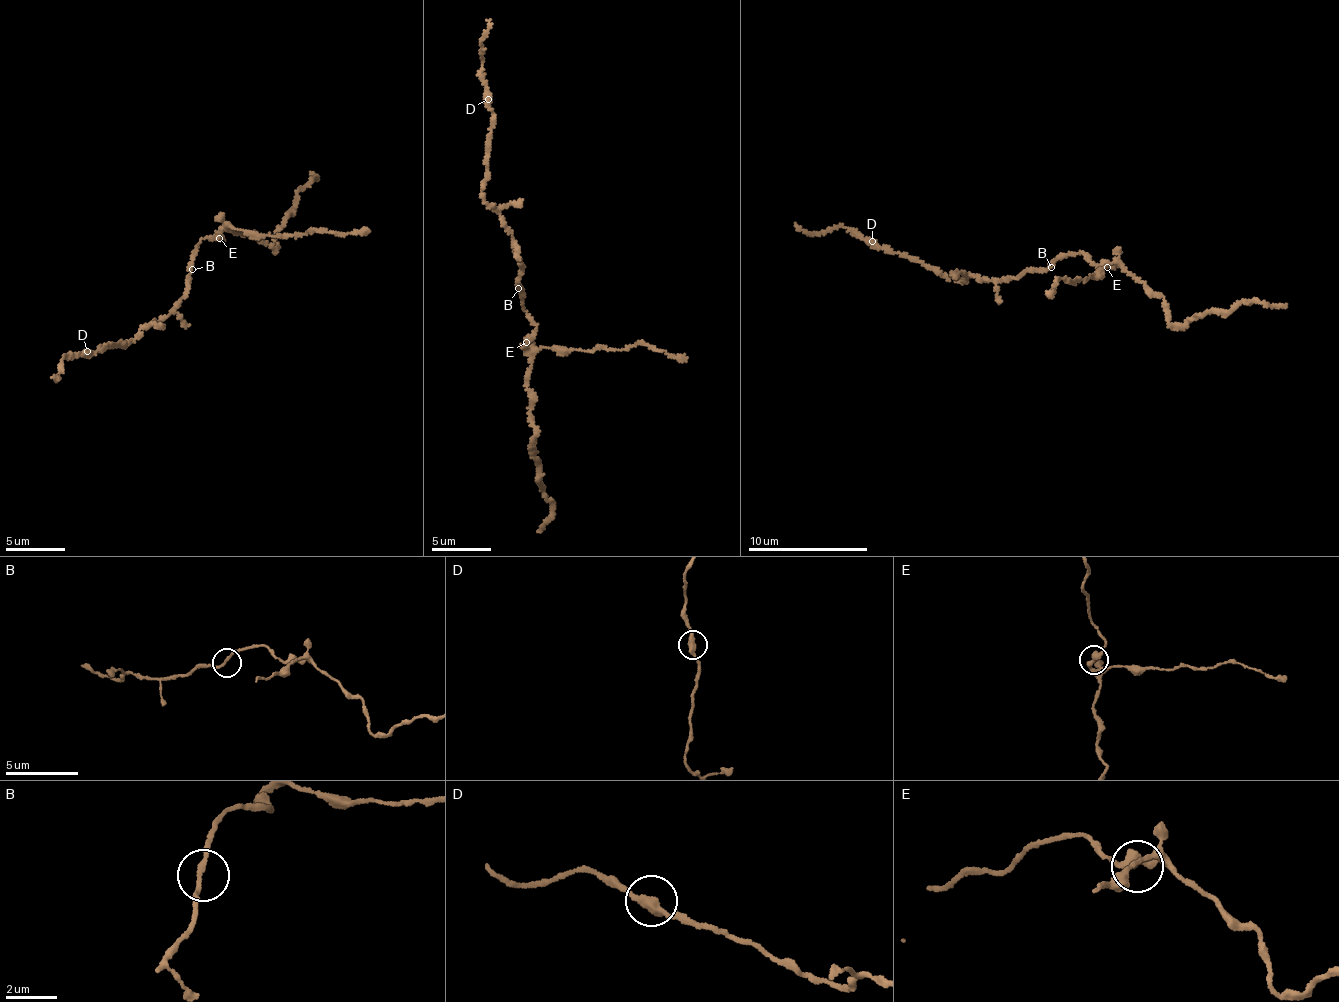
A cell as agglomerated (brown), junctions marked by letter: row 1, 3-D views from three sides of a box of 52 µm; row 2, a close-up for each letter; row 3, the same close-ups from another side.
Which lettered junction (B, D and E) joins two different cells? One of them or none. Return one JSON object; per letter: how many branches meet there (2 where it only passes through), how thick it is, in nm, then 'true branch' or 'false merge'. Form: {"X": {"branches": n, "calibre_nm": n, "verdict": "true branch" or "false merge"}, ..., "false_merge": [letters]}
{"B": {"branches": 2, "calibre_nm": 170, "verdict": "true branch"}, "D": {"branches": 2, "calibre_nm": 320, "verdict": "true branch"}, "E": {"branches": 2, "calibre_nm": 360, "verdict": "true branch"}, "false_merge": []}

